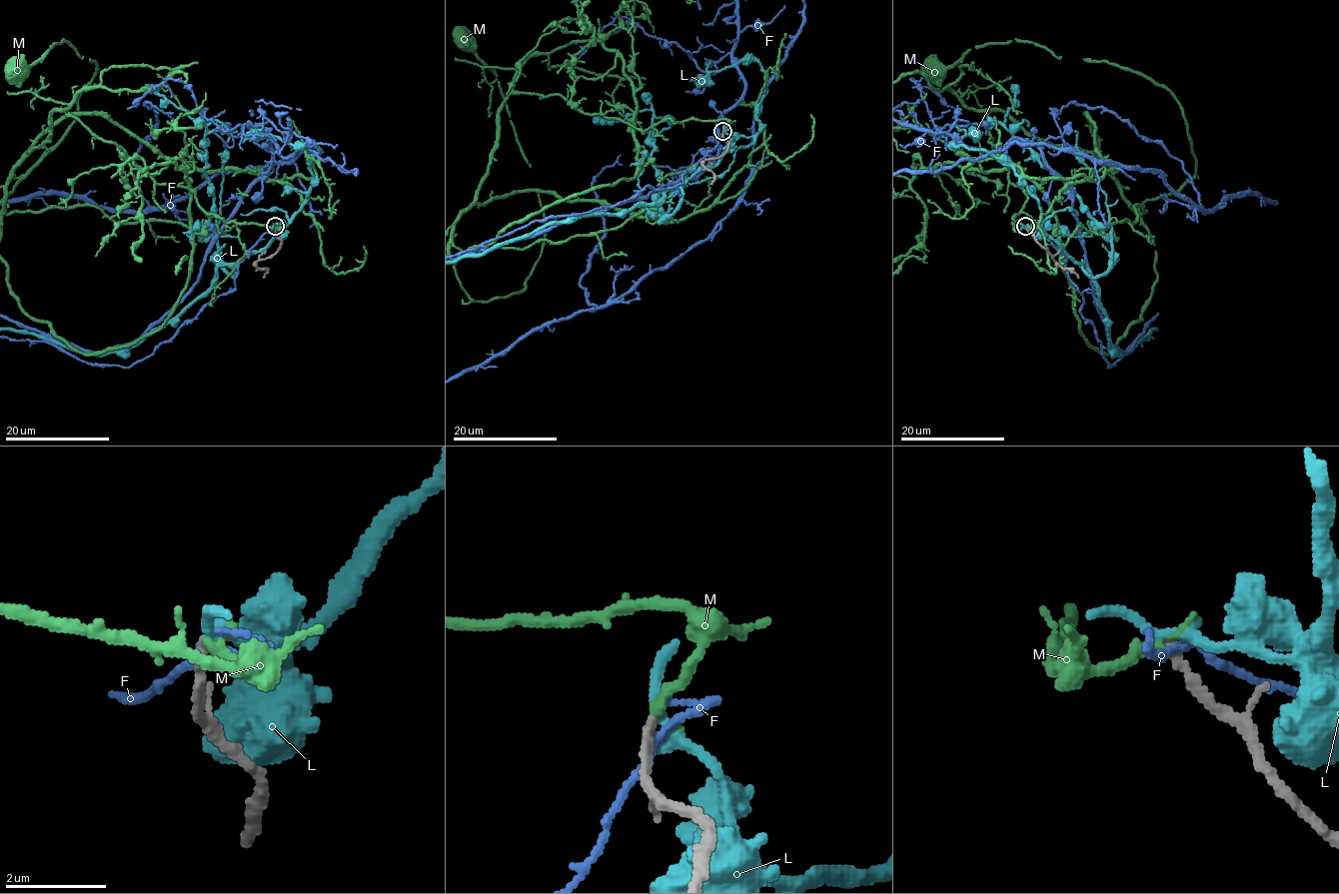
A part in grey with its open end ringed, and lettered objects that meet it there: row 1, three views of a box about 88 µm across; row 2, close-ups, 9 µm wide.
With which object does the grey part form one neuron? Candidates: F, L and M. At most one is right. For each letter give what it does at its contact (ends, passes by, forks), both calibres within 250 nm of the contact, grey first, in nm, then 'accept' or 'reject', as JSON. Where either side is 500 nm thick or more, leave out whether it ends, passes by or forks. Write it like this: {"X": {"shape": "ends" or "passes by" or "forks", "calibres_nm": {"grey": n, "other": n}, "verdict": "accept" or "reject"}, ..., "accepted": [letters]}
{"F": {"shape": "passes by", "calibres_nm": {"grey": 220, "other": 150}, "verdict": "reject"}, "L": {"shape": "passes by", "calibres_nm": {"grey": 190, "other": 220}, "verdict": "reject"}, "M": {"shape": "ends", "calibres_nm": {"grey": 200, "other": 240}, "verdict": "reject"}, "accepted": []}

